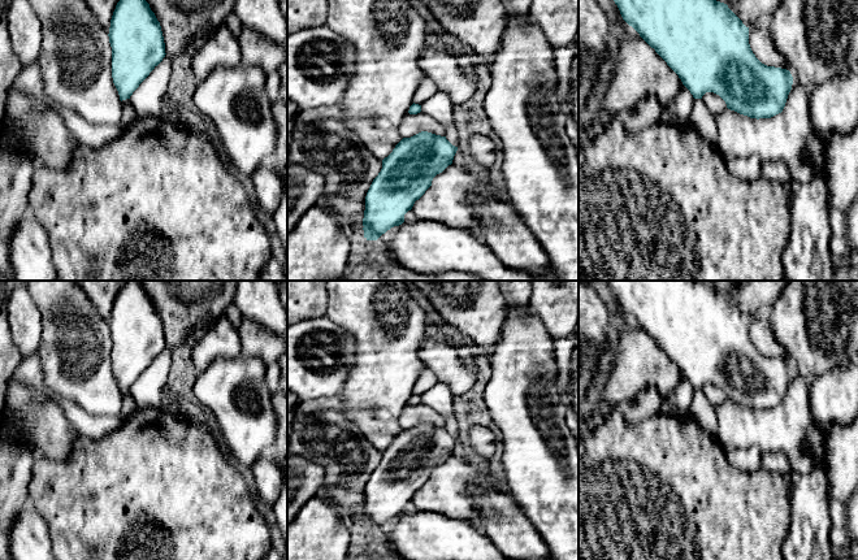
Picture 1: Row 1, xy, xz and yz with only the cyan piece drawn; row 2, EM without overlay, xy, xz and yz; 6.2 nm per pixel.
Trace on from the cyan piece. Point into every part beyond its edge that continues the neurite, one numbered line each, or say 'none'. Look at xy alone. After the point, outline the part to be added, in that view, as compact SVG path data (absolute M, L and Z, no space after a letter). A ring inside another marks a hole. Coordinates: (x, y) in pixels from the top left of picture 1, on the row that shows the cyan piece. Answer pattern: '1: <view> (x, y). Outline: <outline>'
1: xy (129, 114). Outline: M130 99L122 100L122 114L121 114L121 126L125 131L136 118L136 112L134 110L134 107L131 105Z

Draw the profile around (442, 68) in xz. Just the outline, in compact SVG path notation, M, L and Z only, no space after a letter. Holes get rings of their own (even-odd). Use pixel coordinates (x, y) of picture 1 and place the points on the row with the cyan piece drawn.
M428 47L420 56L419 65L426 77L436 83L438 91L452 97L455 105L463 105L473 96L476 82L464 75L455 55Z

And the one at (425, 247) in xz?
M437 221L403 222L394 239L380 247L399 266L417 274L436 275L455 270L484 281L534 281L526 272L504 266L472 233Z

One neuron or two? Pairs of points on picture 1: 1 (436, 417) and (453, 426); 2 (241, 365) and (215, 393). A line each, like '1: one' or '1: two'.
1: two
2: one

